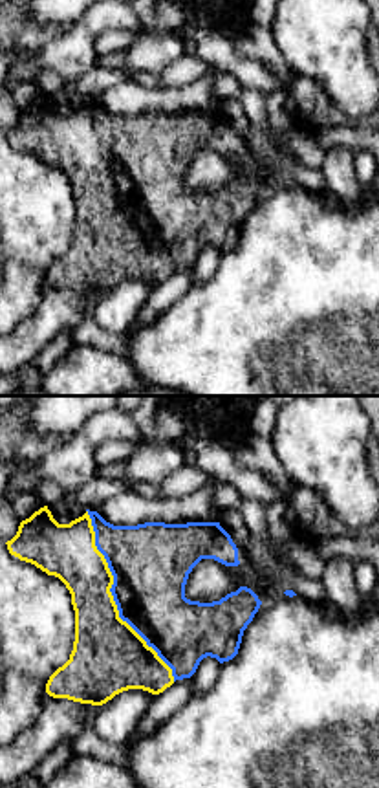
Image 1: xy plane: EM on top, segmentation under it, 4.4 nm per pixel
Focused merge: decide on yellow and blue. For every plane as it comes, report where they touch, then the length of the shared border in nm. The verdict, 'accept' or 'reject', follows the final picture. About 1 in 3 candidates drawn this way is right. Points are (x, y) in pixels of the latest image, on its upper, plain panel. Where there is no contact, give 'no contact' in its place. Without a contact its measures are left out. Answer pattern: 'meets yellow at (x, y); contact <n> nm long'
meets yellow at (112, 186); contact 850 nm long

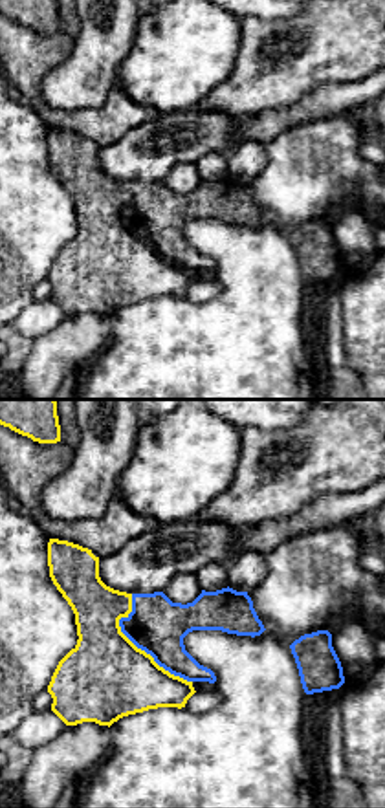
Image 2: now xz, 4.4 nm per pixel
meets yellow at (136, 237); contact 480 nm long

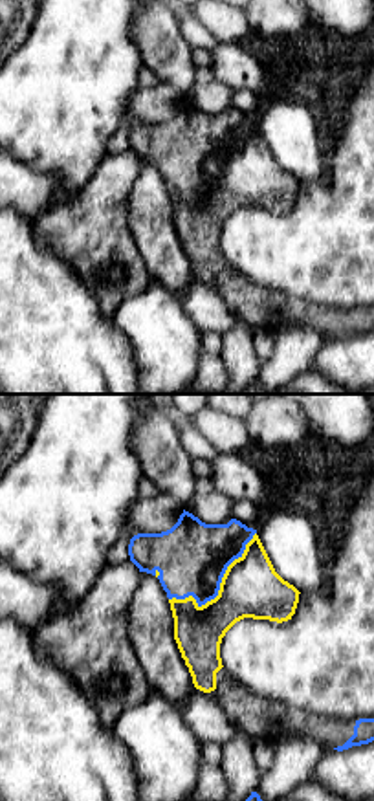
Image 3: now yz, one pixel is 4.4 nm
meets yellow at (220, 176); contact 480 nm long

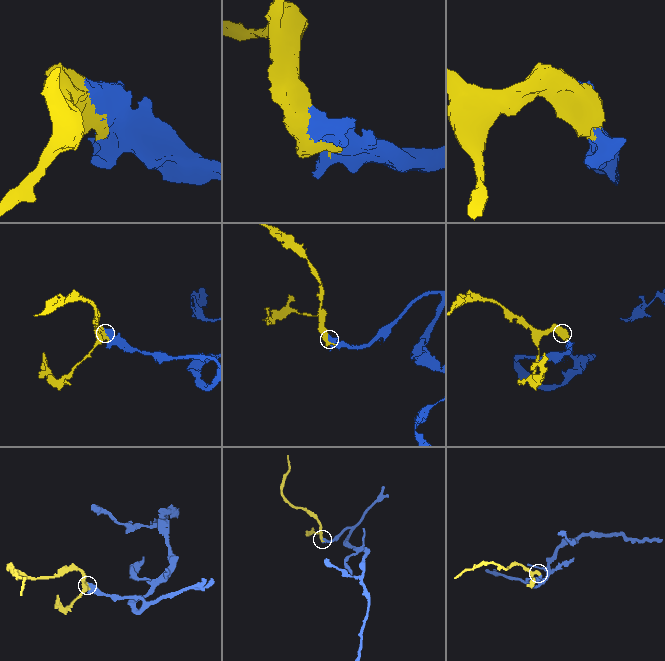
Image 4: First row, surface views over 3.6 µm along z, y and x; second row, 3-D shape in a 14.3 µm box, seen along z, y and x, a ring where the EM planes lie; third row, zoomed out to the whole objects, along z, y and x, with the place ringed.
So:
accept

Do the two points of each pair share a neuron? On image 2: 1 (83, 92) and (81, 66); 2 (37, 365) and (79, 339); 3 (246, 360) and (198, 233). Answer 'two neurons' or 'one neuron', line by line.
1: one neuron
2: one neuron
3: one neuron

